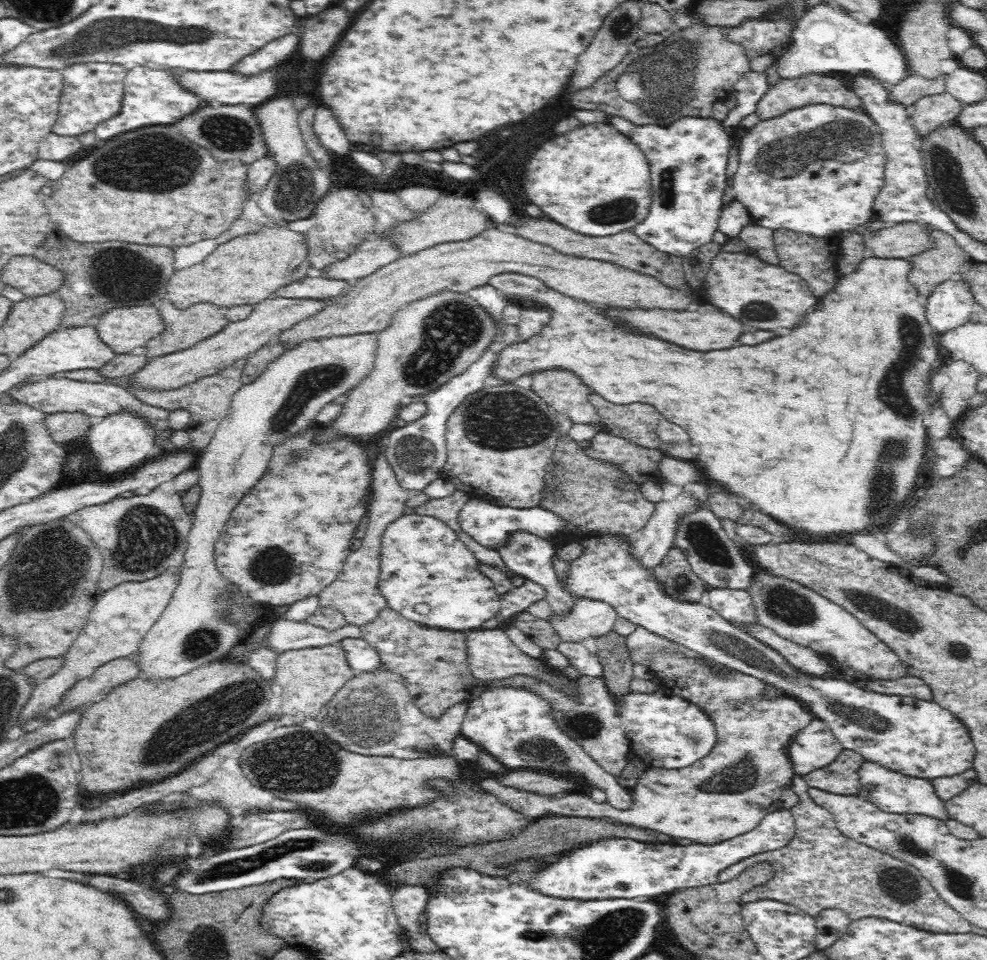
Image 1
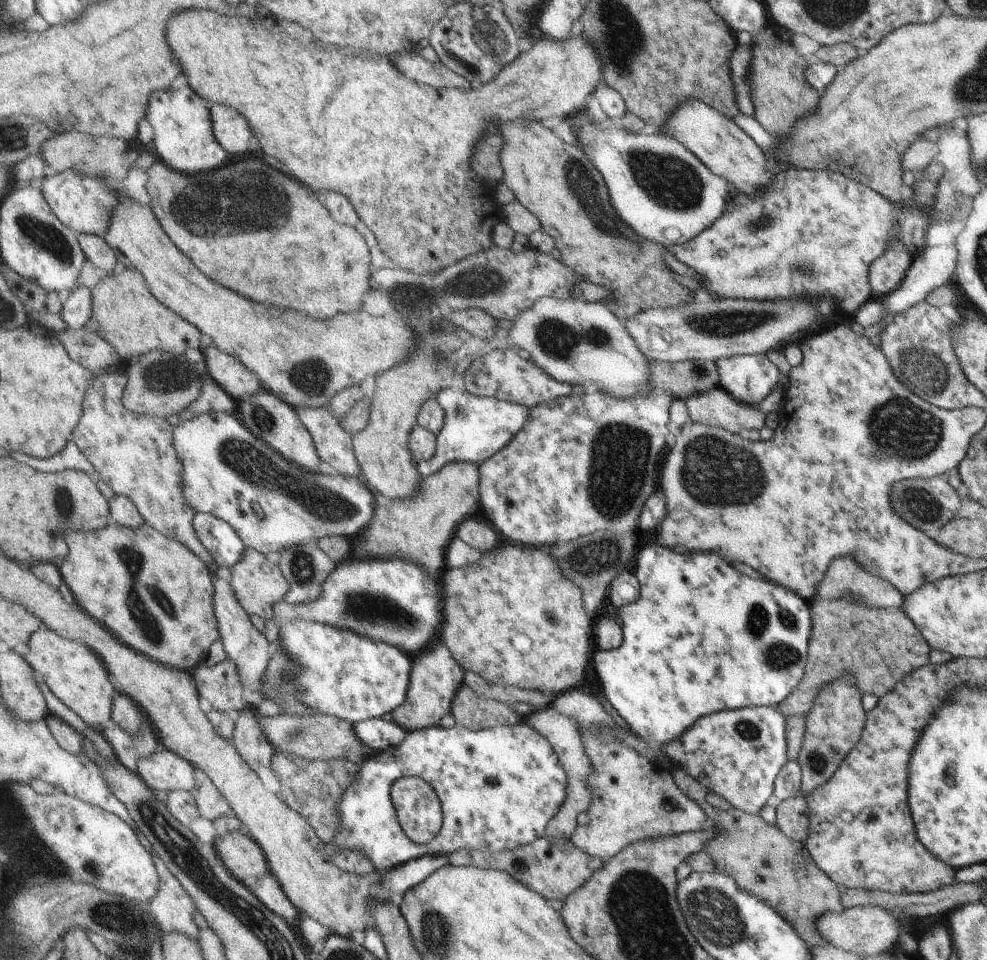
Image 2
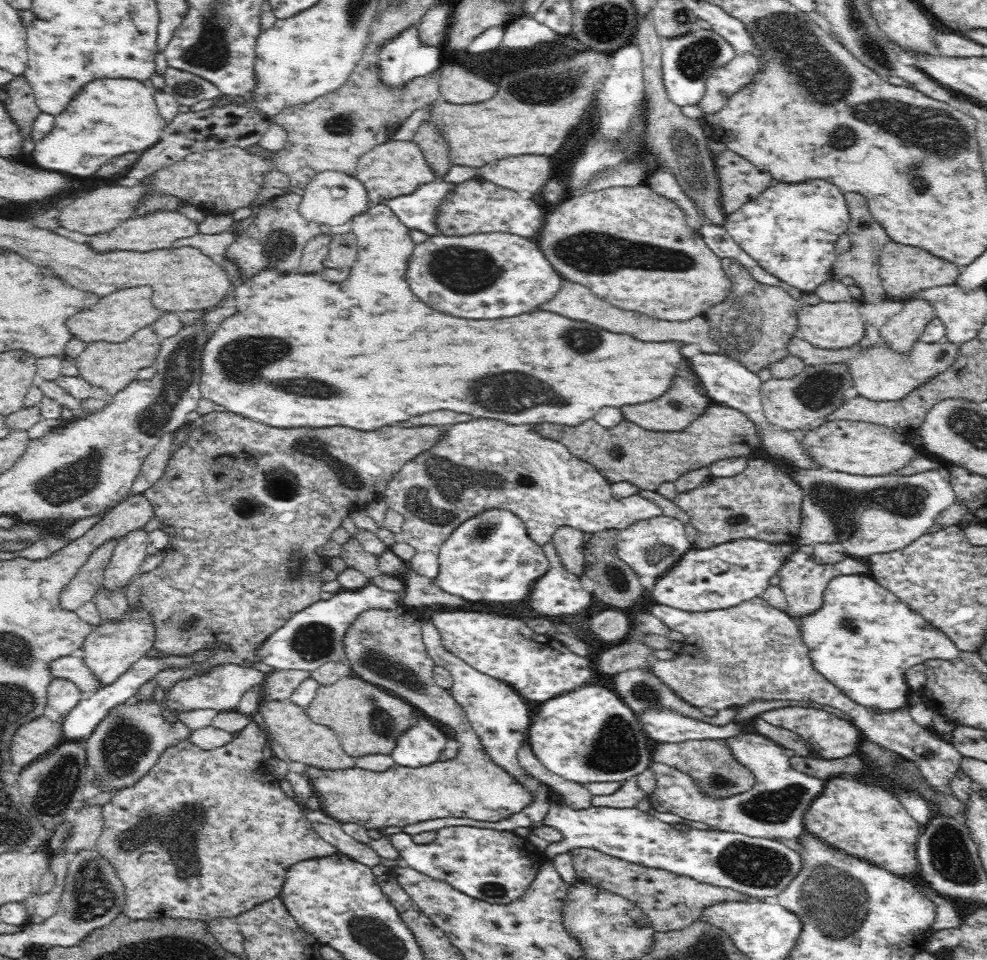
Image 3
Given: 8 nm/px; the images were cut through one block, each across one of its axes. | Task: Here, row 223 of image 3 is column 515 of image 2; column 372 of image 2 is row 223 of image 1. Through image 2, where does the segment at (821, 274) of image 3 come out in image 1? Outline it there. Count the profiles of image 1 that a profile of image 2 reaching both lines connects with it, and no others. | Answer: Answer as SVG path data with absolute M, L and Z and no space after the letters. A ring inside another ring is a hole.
M815 103L811 106L790 110L789 113L782 113L780 117L768 121L760 120L754 128L747 132L744 138L742 137L739 144L739 166L733 176L734 196L736 196L736 201L742 203L748 209L752 216L751 222L754 225L763 226L772 231L785 228L808 236L824 238L832 233L851 231L852 228L866 224L871 218L875 217L874 202L885 183L885 162L885 152L884 147L881 145L879 130L876 129L875 122L862 107L856 110L849 107Z

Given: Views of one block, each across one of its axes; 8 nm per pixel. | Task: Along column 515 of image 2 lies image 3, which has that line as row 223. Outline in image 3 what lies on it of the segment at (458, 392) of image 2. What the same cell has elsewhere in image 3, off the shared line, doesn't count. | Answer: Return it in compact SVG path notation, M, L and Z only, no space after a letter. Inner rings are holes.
M434 180L428 184L421 184L412 194L402 194L401 197L386 201L385 205L396 213L402 224L410 230L420 230L430 237L438 236L440 229L434 223L436 214L456 185Z

